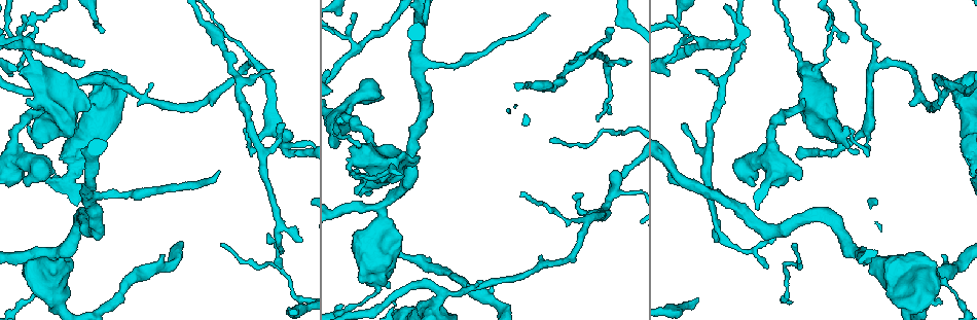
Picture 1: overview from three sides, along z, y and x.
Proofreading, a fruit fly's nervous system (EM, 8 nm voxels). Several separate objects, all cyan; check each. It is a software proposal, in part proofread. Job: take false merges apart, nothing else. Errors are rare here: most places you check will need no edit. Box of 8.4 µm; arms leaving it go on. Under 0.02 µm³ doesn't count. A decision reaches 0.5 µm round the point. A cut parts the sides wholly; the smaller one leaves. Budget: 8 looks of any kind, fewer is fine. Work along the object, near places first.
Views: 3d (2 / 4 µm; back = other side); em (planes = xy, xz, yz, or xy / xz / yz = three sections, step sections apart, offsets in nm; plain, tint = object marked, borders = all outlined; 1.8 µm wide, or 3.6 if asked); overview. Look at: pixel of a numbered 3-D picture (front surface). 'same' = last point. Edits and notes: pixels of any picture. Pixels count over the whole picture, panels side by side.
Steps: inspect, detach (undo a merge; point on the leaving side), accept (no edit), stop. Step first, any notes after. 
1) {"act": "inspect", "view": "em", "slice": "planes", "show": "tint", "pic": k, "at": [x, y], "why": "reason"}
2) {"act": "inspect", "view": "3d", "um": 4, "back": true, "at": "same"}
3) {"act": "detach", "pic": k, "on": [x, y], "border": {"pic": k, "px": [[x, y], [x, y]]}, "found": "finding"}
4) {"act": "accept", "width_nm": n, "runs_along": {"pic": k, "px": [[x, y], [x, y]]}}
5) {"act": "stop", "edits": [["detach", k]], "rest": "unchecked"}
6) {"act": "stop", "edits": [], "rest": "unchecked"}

{"act": "inspect", "view": "em", "slice": "planes", "show": "tint", "pic": 1, "at": [285, 142], "why": "two arms in line, one across"}

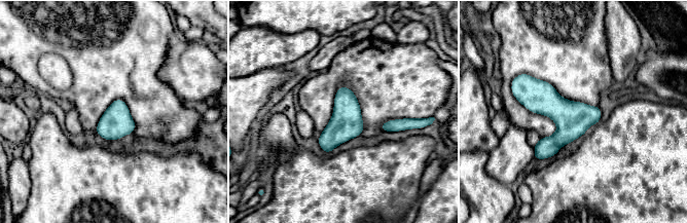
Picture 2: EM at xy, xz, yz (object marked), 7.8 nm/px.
{"act": "accept", "found": "continuous, no second cell"}

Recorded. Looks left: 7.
{"act": "inspect", "view": "em", "slice": "planes", "show": "tint", "pic": 1, "at": [112, 86], "why": "calibre changes"}

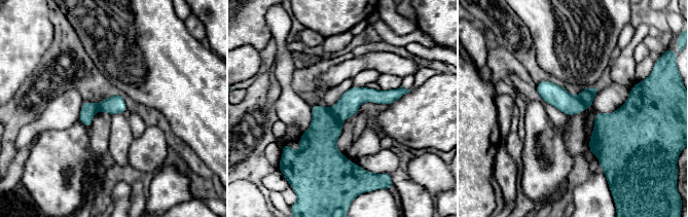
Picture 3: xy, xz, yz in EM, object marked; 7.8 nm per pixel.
{"act": "detach", "pic": 3, "on": [348, 105], "part_leaving": {"pic": 3, "px": [[401, 91], [333, 109]]}, "found": "a second cell is stuck on"}

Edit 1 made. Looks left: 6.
{"act": "inspect", "view": "em", "slice": "xz", "step": 8, "show": "tint", "pic": 1, "at": [382, 259], "why": "sudden change in width"}

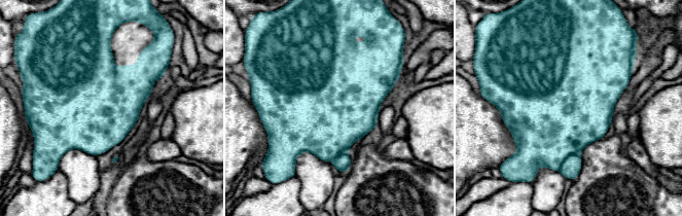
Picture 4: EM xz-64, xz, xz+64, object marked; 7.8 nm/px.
{"act": "detach", "pic": 4, "on": [571, 168], "border": {"pic": 4, "px": [[577, 153], [570, 154], [559, 170]]}, "found": "a second cell is stuck on"}

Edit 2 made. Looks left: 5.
{"act": "stop", "edits": [["detach", 3], ["detach", 4]], "rest": "unchecked"}

